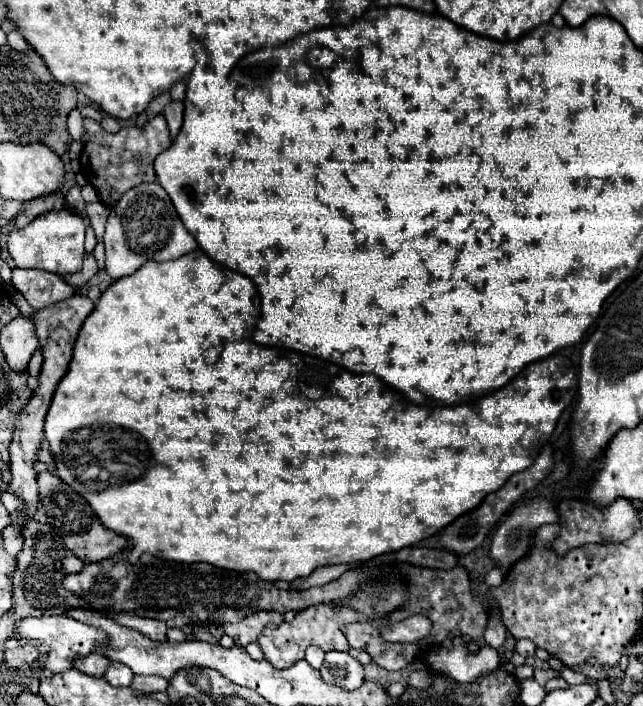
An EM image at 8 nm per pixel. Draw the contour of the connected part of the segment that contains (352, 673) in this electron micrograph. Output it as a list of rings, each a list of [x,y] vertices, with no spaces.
[[[327,652],[319,672],[327,684],[335,684],[339,688],[355,690],[363,684],[363,666],[347,652]]]

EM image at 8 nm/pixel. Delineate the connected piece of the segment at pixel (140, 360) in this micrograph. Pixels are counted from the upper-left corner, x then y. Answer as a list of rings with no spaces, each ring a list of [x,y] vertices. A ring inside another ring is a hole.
[[[201,248],[177,258],[177,260],[169,260],[169,262],[147,262],[143,264],[143,268],[139,268],[135,274],[131,276],[123,276],[119,280],[115,280],[113,284],[109,284],[109,288],[101,294],[101,300],[99,304],[95,306],[95,310],[87,316],[87,320],[83,322],[81,330],[79,330],[79,336],[75,340],[75,348],[73,348],[73,360],[69,364],[69,370],[67,374],[61,378],[55,394],[53,394],[53,400],[51,400],[51,406],[49,406],[49,412],[47,412],[47,418],[45,418],[45,438],[53,450],[53,456],[55,456],[55,474],[59,474],[59,478],[69,484],[75,492],[79,492],[93,508],[93,512],[99,516],[99,520],[113,532],[119,532],[123,538],[127,538],[127,544],[131,546],[129,550],[129,562],[137,562],[141,554],[153,554],[153,556],[159,556],[159,558],[165,558],[165,560],[173,560],[173,562],[185,562],[185,564],[191,564],[191,562],[207,562],[207,564],[213,564],[217,568],[223,568],[223,570],[235,570],[235,572],[257,572],[257,576],[261,580],[267,580],[267,582],[273,582],[273,580],[295,580],[299,576],[309,576],[315,568],[319,566],[329,566],[329,564],[353,564],[353,562],[365,562],[369,558],[375,558],[379,554],[385,554],[385,552],[393,552],[393,550],[401,550],[405,546],[413,546],[415,542],[427,538],[427,536],[433,536],[437,534],[443,526],[447,526],[449,522],[453,522],[457,516],[473,510],[475,506],[481,504],[481,500],[495,492],[497,488],[501,488],[507,478],[513,474],[513,472],[519,472],[519,470],[525,470],[529,468],[535,458],[539,456],[539,450],[543,448],[543,444],[549,442],[553,430],[555,430],[555,424],[561,416],[561,412],[573,402],[575,394],[577,394],[577,372],[573,368],[573,364],[565,358],[565,356],[549,356],[547,360],[537,360],[533,366],[527,366],[527,374],[519,374],[517,380],[511,380],[511,384],[499,388],[499,392],[489,393],[486,396],[480,397],[480,400],[475,400],[473,404],[463,404],[463,406],[451,406],[451,408],[431,408],[431,406],[417,406],[417,404],[411,404],[409,400],[405,400],[399,392],[395,392],[391,386],[383,384],[377,376],[371,376],[371,374],[351,374],[347,372],[345,368],[339,368],[331,362],[325,362],[325,360],[319,360],[319,358],[309,358],[305,354],[299,354],[299,352],[291,352],[291,350],[279,350],[279,348],[263,348],[259,344],[253,342],[253,328],[255,328],[255,322],[257,322],[257,316],[259,316],[259,292],[257,292],[257,286],[253,284],[251,278],[239,274],[239,272],[233,272],[229,268],[225,268],[225,274],[223,274],[223,264],[211,260]],[[213,344],[225,344],[223,346],[223,352],[221,352],[221,360],[215,362],[213,366],[205,364],[203,360],[203,352],[207,348],[211,348]],[[305,390],[329,390],[329,394],[321,392],[321,398],[319,396],[307,396]]]

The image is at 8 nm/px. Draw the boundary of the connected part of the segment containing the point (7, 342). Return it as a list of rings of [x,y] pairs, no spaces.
[[[19,314],[1,332],[1,350],[7,362],[11,364],[11,368],[17,372],[27,368],[27,362],[31,360],[37,346],[39,346],[39,338],[35,332],[33,316]]]

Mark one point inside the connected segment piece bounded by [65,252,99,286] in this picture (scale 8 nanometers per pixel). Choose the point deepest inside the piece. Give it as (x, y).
(90, 267)

